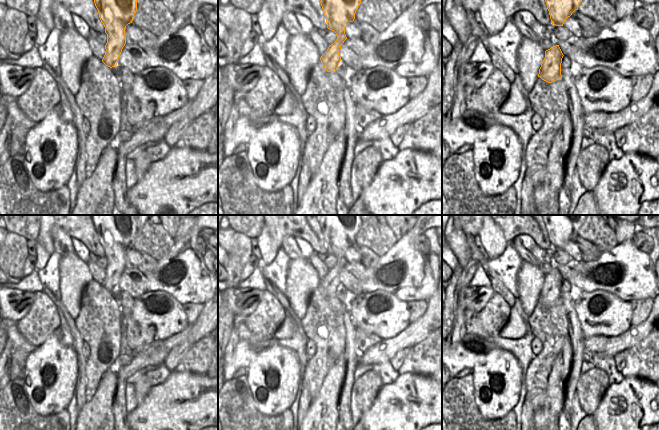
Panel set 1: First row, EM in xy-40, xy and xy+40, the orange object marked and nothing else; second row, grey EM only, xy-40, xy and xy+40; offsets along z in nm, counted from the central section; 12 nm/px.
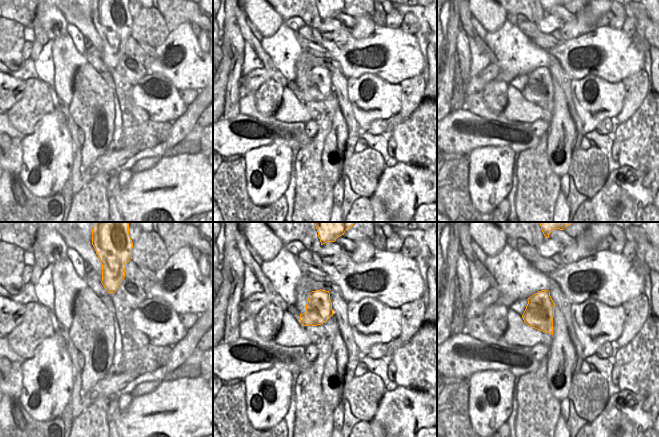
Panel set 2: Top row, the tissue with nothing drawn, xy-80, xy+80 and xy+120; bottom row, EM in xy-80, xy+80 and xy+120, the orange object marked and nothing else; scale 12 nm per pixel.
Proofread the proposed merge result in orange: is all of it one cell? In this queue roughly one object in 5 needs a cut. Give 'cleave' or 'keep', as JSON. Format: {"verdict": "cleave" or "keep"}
{"verdict": "keep"}

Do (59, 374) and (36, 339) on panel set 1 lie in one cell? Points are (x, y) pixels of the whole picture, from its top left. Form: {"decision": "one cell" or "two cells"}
{"decision": "two cells"}

